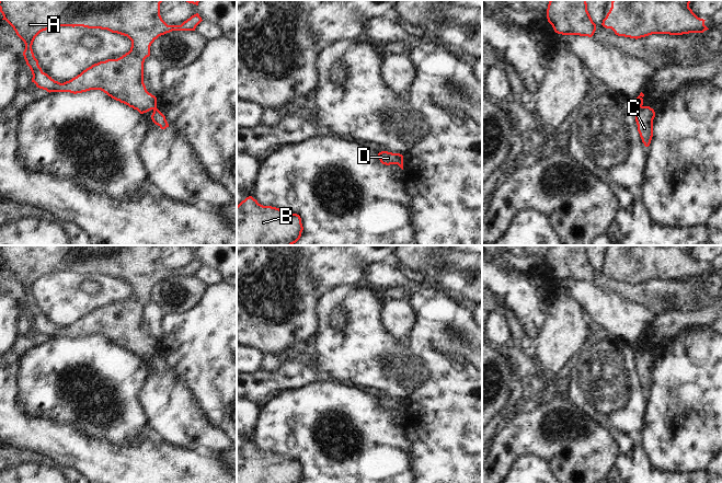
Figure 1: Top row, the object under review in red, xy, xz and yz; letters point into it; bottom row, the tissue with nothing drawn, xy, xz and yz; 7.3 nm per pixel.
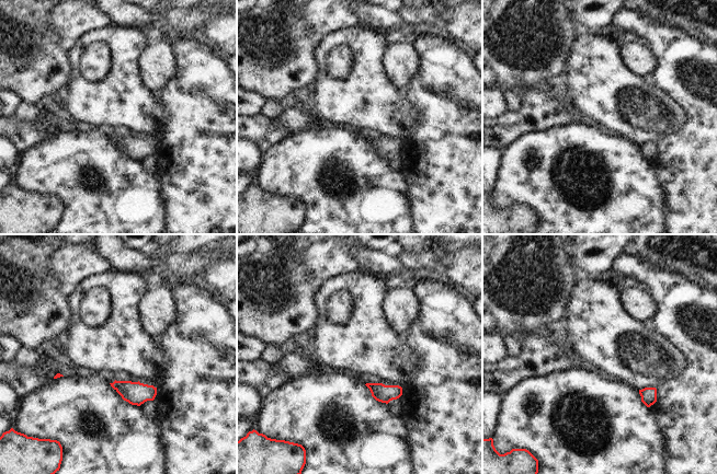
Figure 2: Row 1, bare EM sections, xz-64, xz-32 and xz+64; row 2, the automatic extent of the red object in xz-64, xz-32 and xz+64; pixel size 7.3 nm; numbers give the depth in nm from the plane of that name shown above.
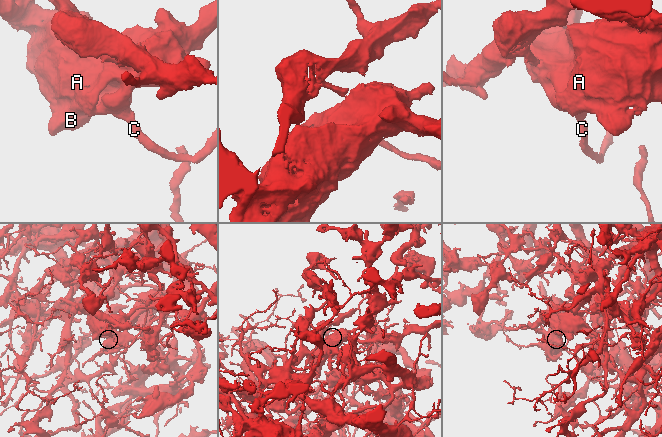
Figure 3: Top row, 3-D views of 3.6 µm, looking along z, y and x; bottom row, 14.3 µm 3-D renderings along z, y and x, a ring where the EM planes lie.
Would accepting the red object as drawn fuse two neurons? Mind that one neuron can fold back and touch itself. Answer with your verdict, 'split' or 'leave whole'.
split

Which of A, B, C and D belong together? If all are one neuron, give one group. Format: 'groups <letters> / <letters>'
groups A B D / C

